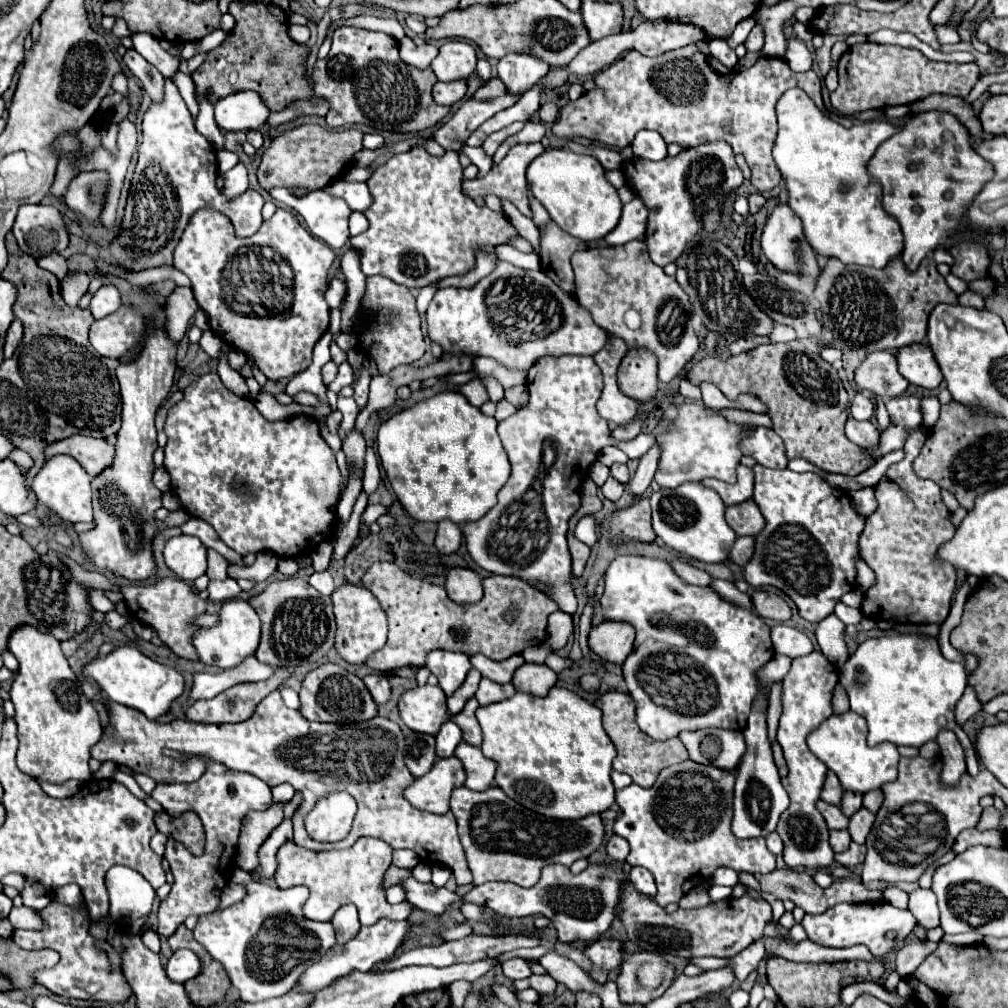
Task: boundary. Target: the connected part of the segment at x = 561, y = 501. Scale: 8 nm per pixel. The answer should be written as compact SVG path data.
M564 354L564 356L544 356L534 364L534 368L528 374L528 390L530 390L530 404L524 410L518 410L514 416L506 418L498 424L498 434L502 440L502 446L510 458L512 464L512 476L508 484L498 492L498 502L494 508L486 512L480 520L468 522L464 526L466 546L474 562L500 576L514 576L528 584L546 584L552 588L552 598L558 602L562 612L574 614L576 612L576 596L570 586L570 572L572 572L572 560L570 550L566 542L568 534L568 520L580 506L580 484L588 476L590 464L596 462L598 452L604 446L618 446L629 459L640 459L640 456L656 442L658 433L668 430L678 415L676 405L670 405L664 410L662 418L651 434L639 434L628 444L616 444L610 438L608 422L598 414L596 402L602 394L602 372L592 356L576 356L576 354Z

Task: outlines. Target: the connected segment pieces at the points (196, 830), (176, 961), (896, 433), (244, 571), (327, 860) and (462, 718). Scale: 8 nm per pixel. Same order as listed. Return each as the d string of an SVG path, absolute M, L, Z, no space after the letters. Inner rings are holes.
M158 812L156 814L156 828L162 832L166 838L178 840L178 834L182 834L182 844L196 856L204 852L206 844L206 832L196 816L196 812L182 812L178 816L168 816L168 812Z
M176 950L166 964L166 976L172 982L182 982L184 984L186 980L190 980L198 974L198 968L200 968L200 960L194 952Z
M898 396L886 400L886 410L890 414L890 424L888 428L880 434L880 448L878 450L866 450L872 454L876 460L888 454L890 450L902 448L906 438L910 436L912 430L922 428L922 408L920 408L920 398L918 396Z
M264 550L264 552L258 552L258 558L252 566L236 566L236 564L230 564L228 566L228 576L230 578L248 578L248 580L254 580L254 582L262 582L266 580L278 566L278 556Z
M360 838L348 850L328 850L328 852L310 852L298 850L294 842L282 844L278 850L278 868L274 880L278 888L306 886L310 890L310 898L302 906L302 914L308 920L330 922L334 912L344 904L356 904L360 912L360 924L370 926L374 920L382 916L390 916L392 920L406 920L412 914L412 904L408 900L400 904L390 904L386 900L384 874L392 864L392 846L378 838Z
M470 698L470 700L466 702L464 710L462 710L460 714L450 716L450 720L454 720L454 722L462 728L462 732L464 732L462 738L464 738L468 744L480 746L480 744L482 744L482 730L480 730L480 724L478 724L478 720L476 720L476 714L474 714L476 708L478 708L478 700L476 700L476 698Z

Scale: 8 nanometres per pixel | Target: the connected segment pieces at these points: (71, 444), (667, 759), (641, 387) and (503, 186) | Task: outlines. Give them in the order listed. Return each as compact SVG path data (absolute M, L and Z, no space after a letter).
M76 434L66 440L48 444L44 454L48 458L52 458L56 454L68 454L74 460L78 460L80 466L90 476L96 476L98 472L102 472L102 468L106 468L106 464L110 464L110 460L114 456L114 446L108 444L104 438L90 438L90 436Z
M606 692L604 696L600 696L596 700L596 706L602 710L602 714L604 714L604 730L606 730L606 734L610 736L612 744L618 750L618 756L614 758L612 768L616 772L628 774L638 786L644 786L644 788L652 786L662 768L678 764L678 762L688 758L688 752L686 752L684 744L678 738L672 738L672 744L654 742L650 736L646 736L638 728L638 724L636 724L636 706L634 706L634 700L630 698L630 694Z
M628 350L618 368L620 390L636 402L648 402L658 390L656 360L646 350Z
M518 144L514 146L506 158L494 166L484 178L466 180L462 182L464 194L470 198L478 198L482 194L496 194L498 198L510 200L524 216L530 216L530 204L528 204L528 186L526 186L526 166L544 152L546 148L536 144Z

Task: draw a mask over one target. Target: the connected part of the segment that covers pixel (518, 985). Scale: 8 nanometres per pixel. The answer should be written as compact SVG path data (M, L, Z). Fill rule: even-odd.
M532 974L528 978L522 978L522 980L514 980L512 982L516 990L524 990L524 988L534 988L540 996L546 996L546 994L552 994L556 990L556 982L552 980L550 974Z

